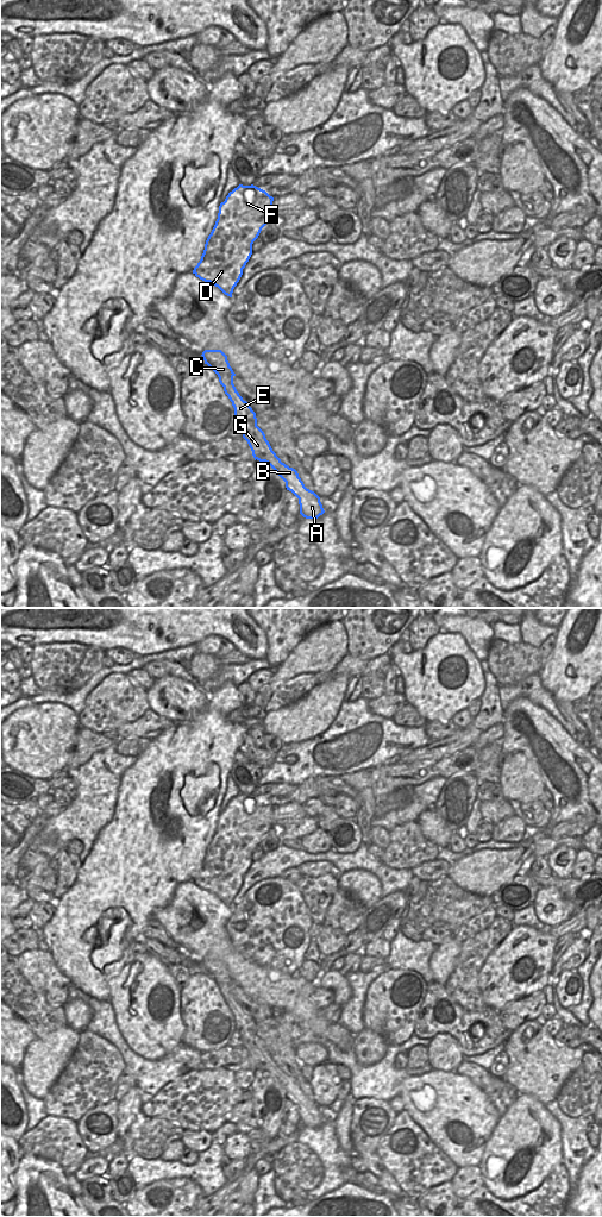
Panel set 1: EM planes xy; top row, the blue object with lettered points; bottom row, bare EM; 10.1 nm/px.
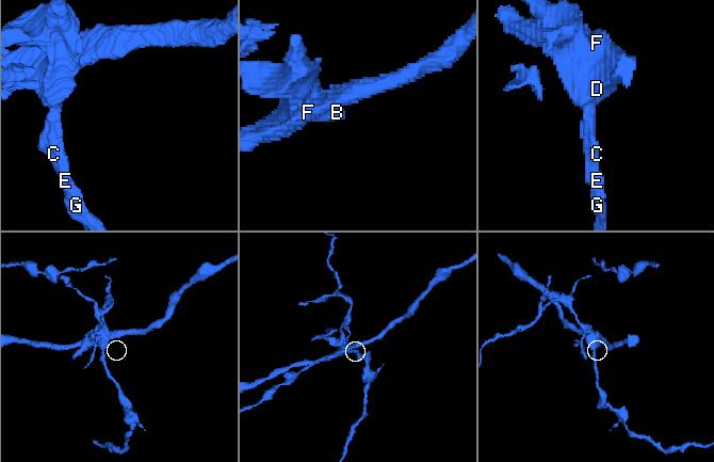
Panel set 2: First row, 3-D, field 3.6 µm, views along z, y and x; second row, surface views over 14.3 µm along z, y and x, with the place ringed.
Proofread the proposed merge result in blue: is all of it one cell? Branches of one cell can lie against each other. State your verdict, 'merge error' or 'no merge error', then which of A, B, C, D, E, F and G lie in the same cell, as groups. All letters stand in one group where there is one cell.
merge error; A B C E G / D F

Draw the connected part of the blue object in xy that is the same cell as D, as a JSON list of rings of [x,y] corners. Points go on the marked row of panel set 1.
[[[239,184],[230,192],[219,206],[218,219],[193,274],[220,289],[222,282],[227,283],[230,278],[234,277],[237,269],[243,270],[252,255],[253,241],[258,238],[262,228],[272,219],[272,201],[272,196],[253,184]]]

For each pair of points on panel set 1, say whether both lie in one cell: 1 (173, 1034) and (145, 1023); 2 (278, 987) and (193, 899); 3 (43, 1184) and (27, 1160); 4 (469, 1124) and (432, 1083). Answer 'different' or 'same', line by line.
1: same
2: same
3: same
4: same

